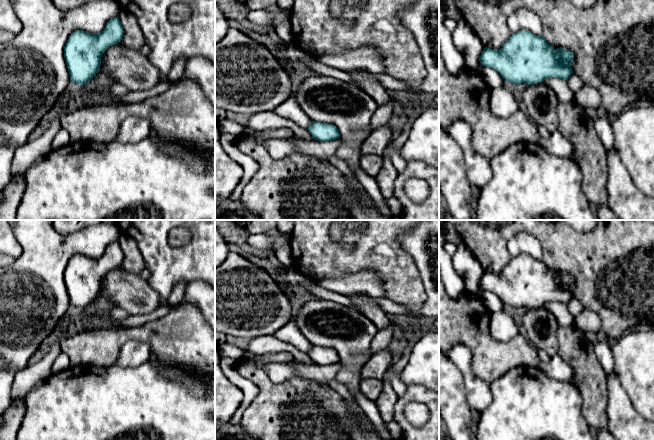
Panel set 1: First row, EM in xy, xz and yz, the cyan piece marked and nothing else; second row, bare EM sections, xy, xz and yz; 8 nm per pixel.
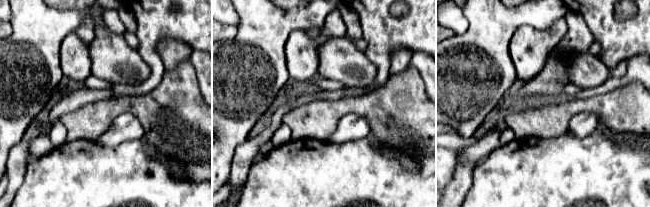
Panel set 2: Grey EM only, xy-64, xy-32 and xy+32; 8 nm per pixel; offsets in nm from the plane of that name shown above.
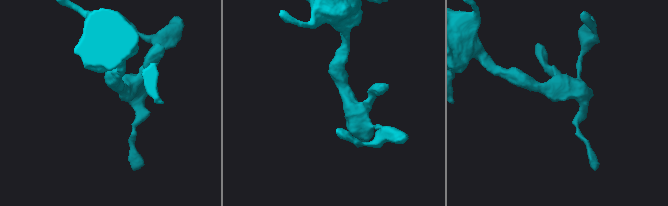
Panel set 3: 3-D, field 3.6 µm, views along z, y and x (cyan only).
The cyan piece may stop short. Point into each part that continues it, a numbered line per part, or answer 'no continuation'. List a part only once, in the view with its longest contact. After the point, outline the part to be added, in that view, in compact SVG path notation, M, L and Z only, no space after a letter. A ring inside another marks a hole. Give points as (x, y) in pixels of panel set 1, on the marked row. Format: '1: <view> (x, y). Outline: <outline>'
no continuation

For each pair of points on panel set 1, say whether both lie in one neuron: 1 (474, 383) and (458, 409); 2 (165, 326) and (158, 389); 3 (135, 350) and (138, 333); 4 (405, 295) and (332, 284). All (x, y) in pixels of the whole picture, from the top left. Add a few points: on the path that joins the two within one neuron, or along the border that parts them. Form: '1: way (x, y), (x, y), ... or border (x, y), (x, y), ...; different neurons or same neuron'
1: border (461, 373), (464, 379), (466, 403), (473, 410); different neurons
2: border (151, 358), (159, 366); different neurons
3: border (127, 340), (144, 341), (149, 346), (151, 358); different neurons
4: border (373, 271), (382, 281), (385, 296); different neurons

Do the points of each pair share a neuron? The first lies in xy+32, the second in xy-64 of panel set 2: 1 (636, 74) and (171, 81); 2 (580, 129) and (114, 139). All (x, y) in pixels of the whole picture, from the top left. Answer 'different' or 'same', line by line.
1: different
2: same

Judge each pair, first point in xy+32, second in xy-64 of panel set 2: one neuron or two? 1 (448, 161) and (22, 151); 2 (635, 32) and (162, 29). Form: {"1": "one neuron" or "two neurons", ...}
{"1": "two neurons", "2": "one neuron"}

